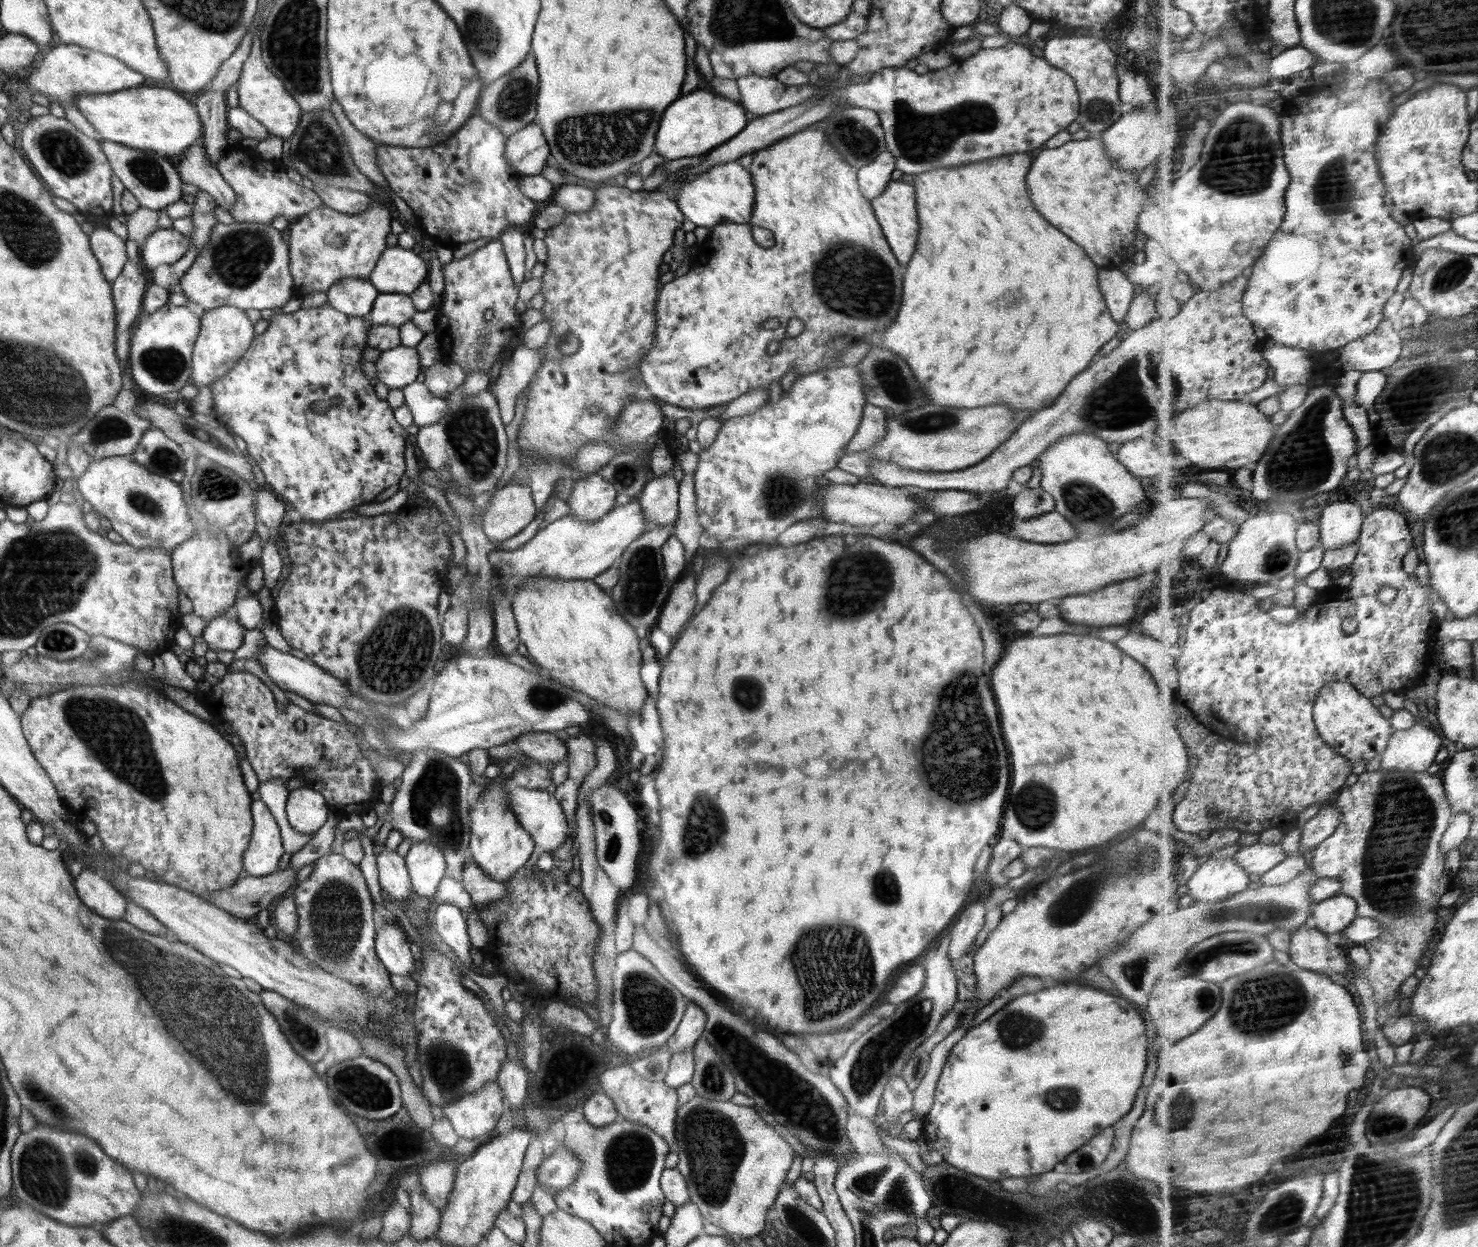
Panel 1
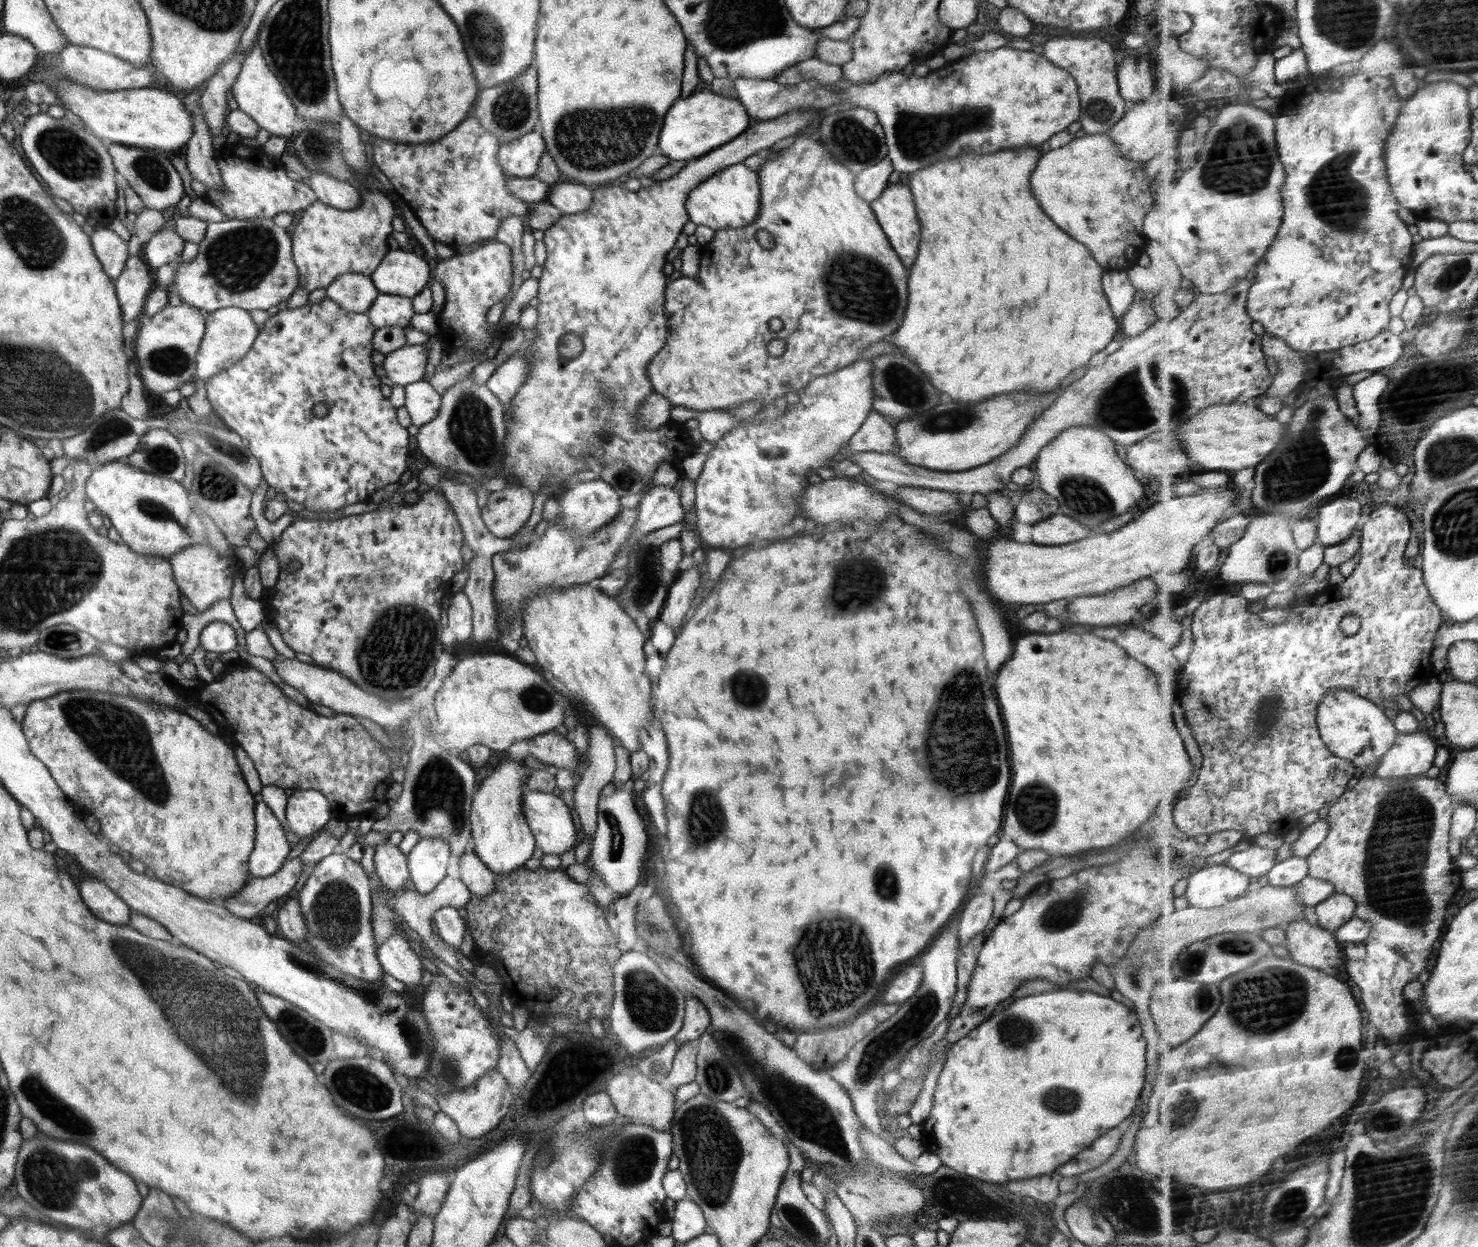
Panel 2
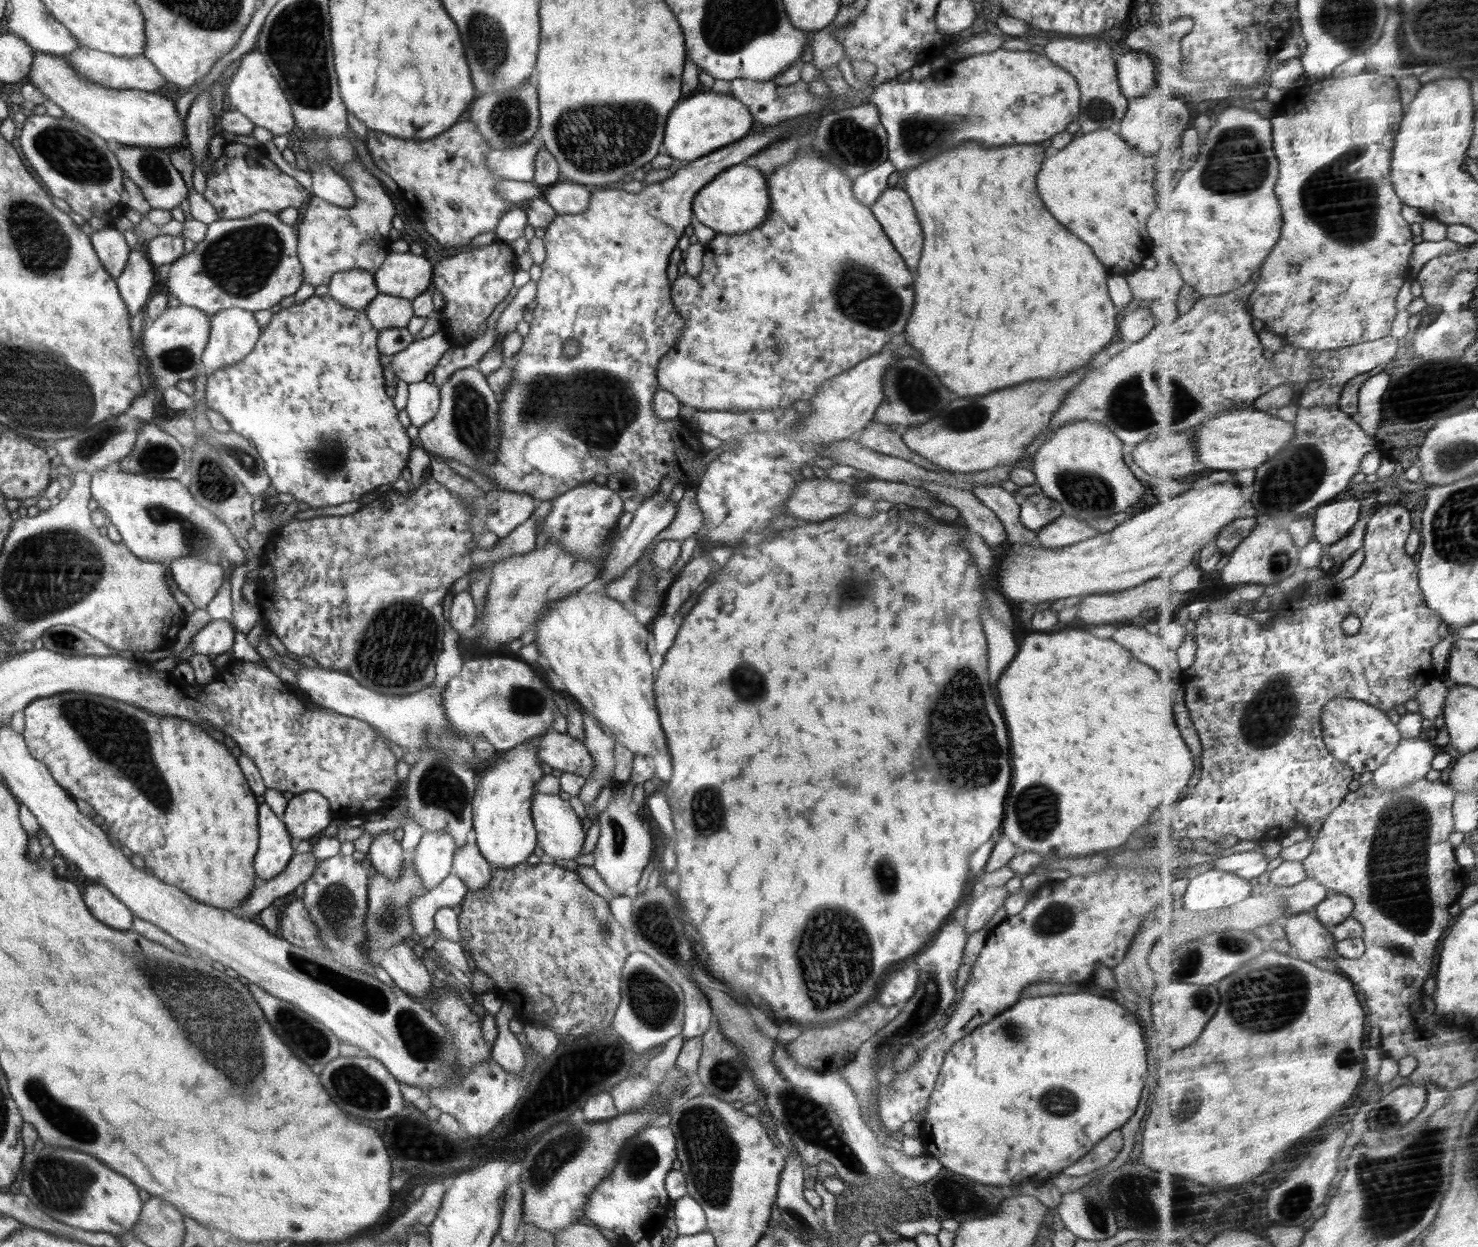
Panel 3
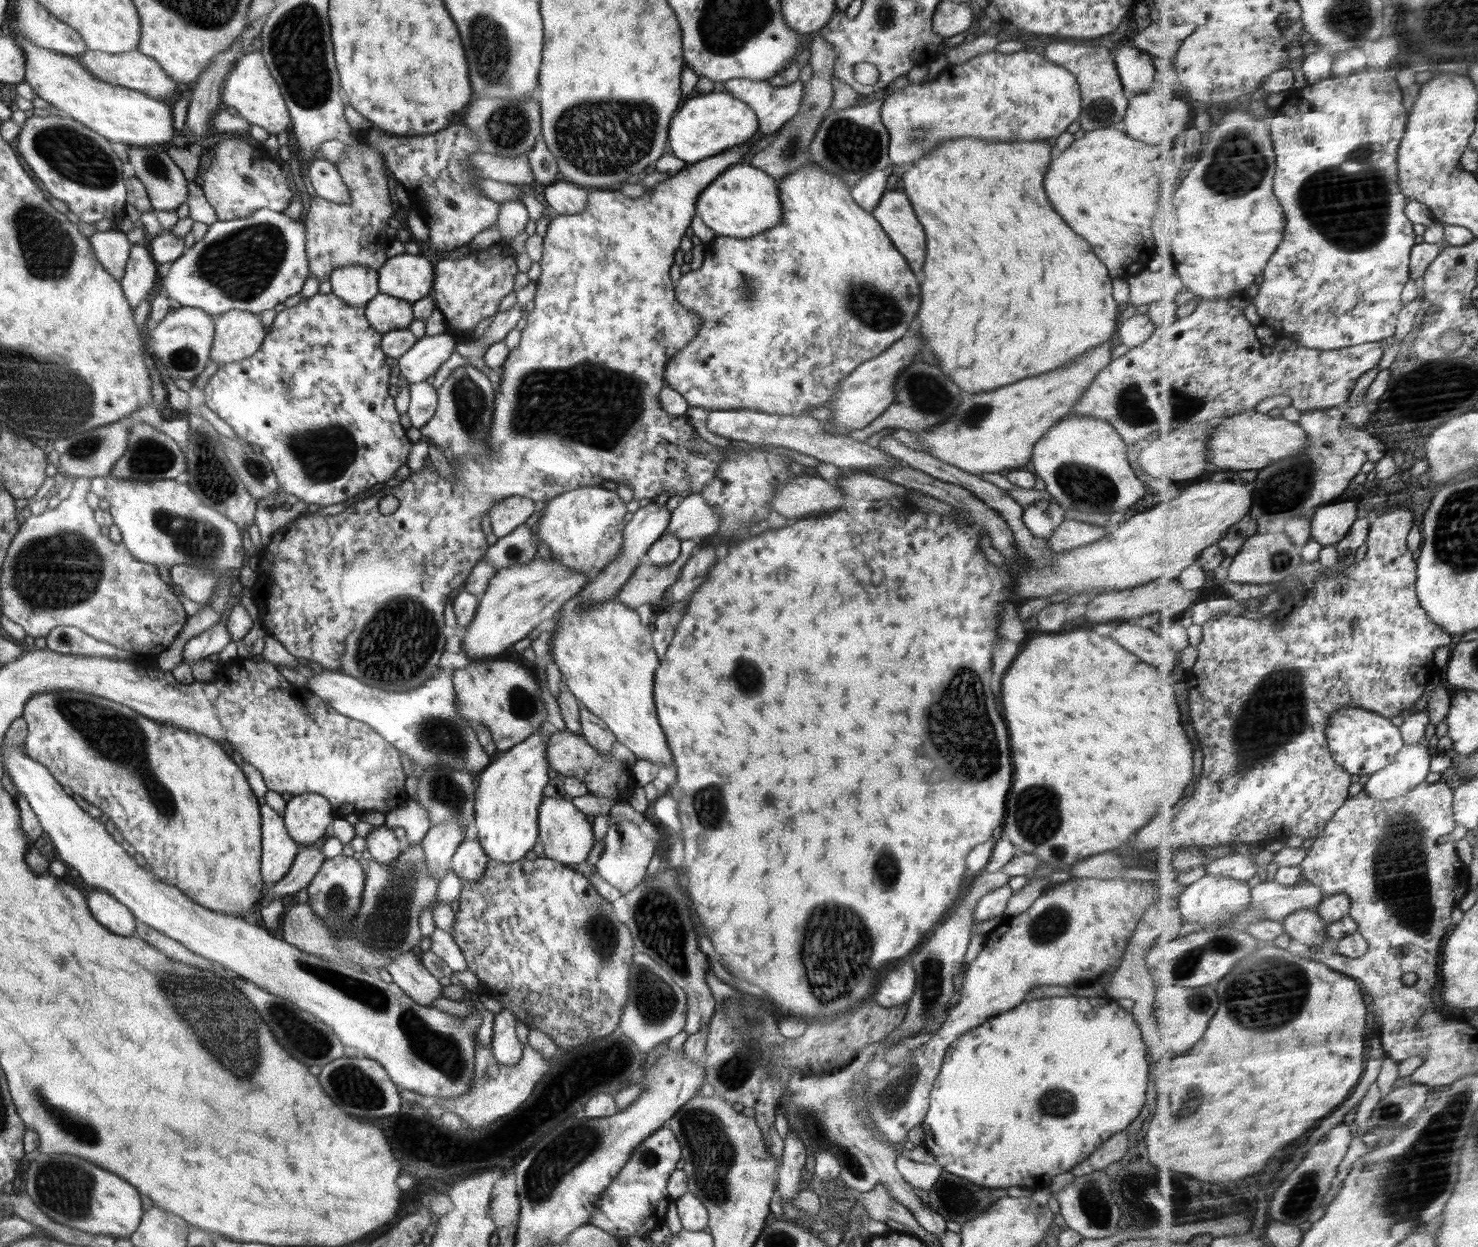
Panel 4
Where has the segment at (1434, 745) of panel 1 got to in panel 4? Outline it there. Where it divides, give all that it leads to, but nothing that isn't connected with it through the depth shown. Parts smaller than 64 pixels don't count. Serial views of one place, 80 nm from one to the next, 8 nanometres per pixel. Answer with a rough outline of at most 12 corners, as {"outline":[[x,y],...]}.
{"outline":[[1406,744],[1365,786],[1376,800],[1398,799],[1430,776],[1436,753]]}

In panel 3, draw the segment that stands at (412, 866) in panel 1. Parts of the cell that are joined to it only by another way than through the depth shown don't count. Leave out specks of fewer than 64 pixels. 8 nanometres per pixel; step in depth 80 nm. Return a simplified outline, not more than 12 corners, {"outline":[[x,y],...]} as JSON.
{"outline":[[425,832],[412,862],[427,892],[450,874],[455,838]]}

